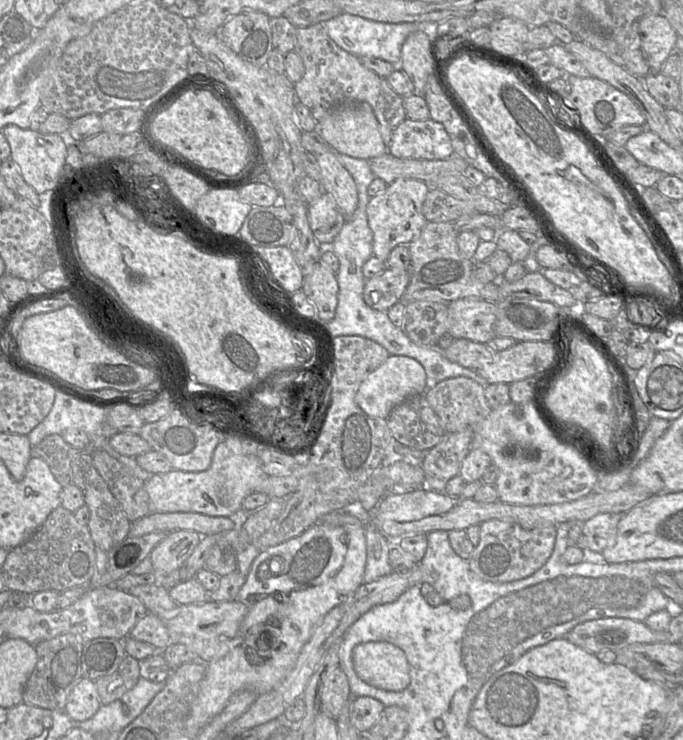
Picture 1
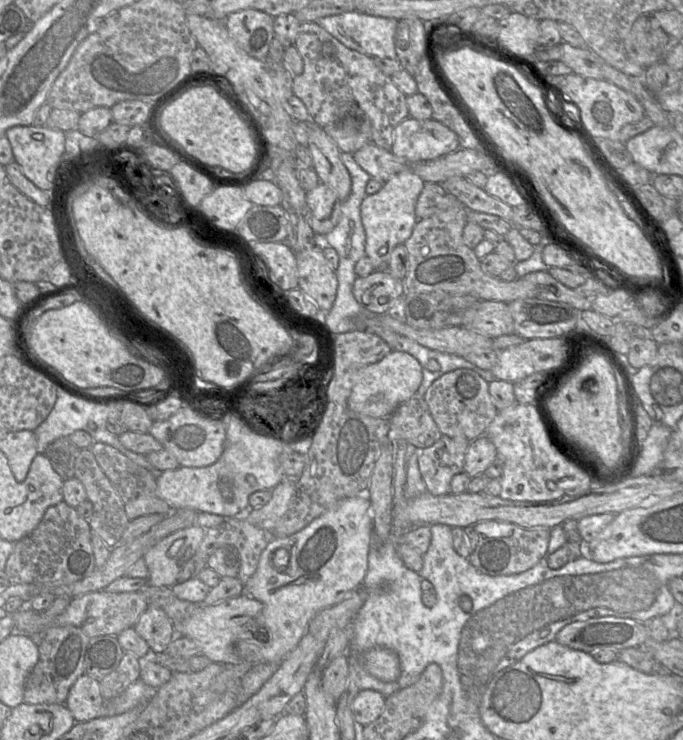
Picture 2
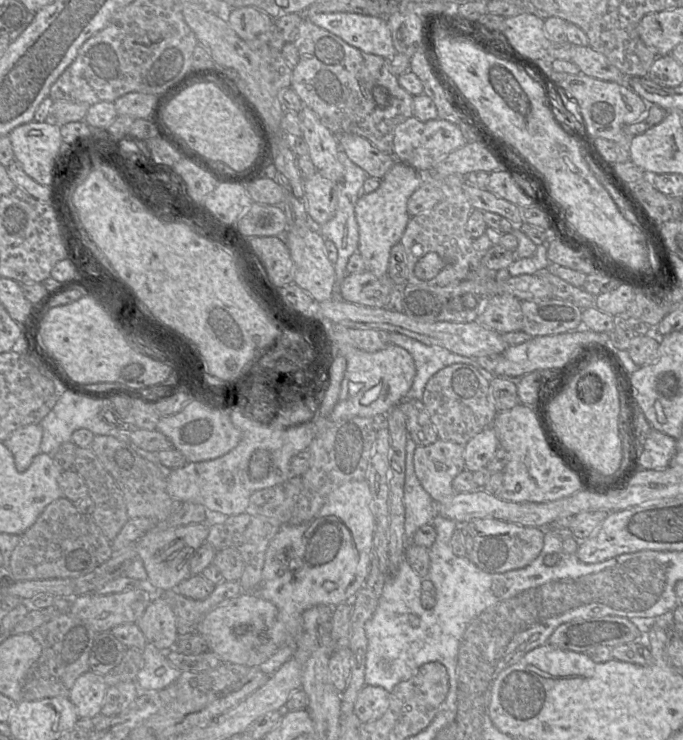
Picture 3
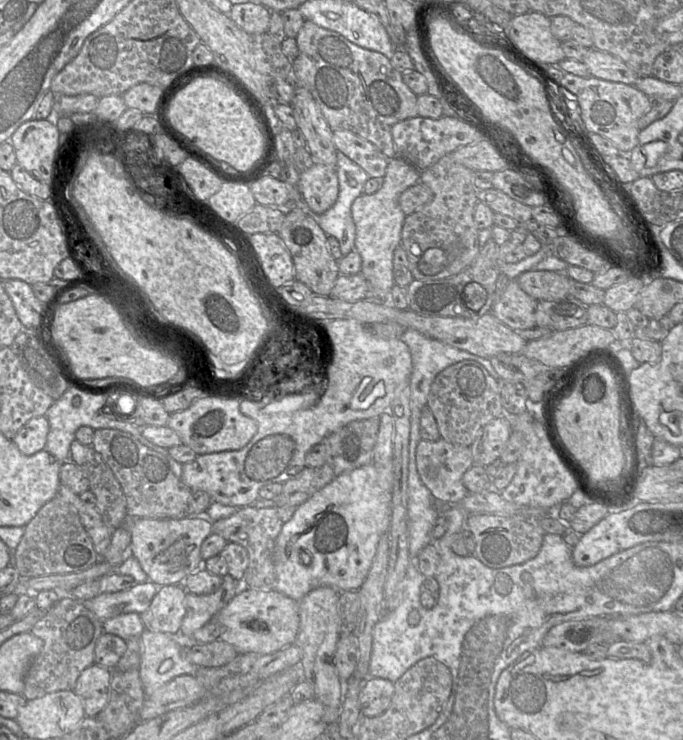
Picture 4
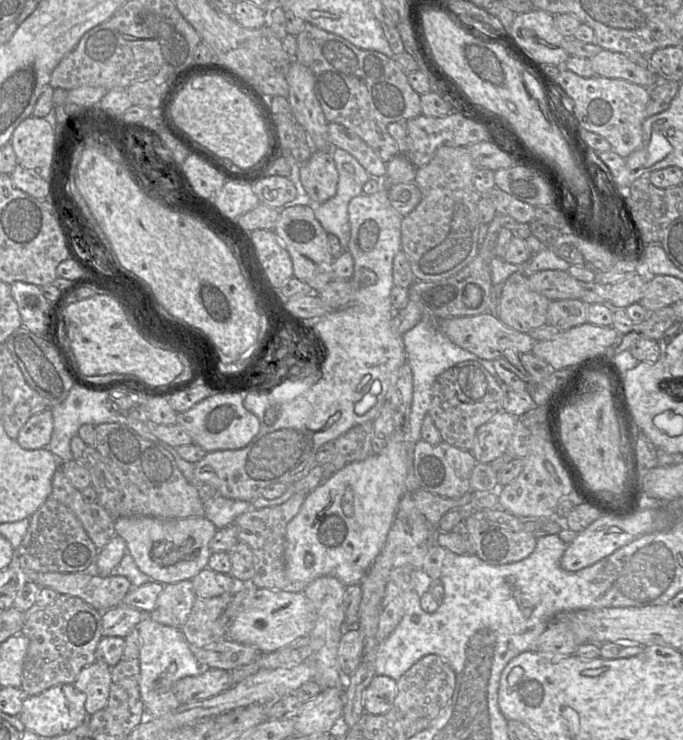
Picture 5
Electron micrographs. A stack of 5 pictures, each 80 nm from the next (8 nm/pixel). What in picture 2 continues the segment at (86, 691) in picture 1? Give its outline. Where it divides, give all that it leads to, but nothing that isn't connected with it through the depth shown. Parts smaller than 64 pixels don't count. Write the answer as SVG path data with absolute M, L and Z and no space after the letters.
M84 674L71 687L65 705L77 723L100 717L104 702L100 682Z

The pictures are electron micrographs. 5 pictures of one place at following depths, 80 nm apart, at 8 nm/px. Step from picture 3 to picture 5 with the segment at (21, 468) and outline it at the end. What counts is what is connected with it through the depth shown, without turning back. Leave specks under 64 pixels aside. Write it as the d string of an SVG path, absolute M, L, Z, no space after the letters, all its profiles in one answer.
M47 408L27 420L21 427L16 441L26 450L44 448L51 440L52 431L53 415L51 408Z

